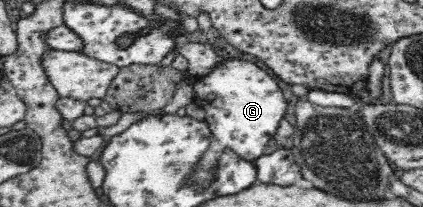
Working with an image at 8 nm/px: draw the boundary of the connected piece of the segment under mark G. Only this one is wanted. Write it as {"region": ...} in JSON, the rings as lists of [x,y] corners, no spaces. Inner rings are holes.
{"region":[[[231,56],[230,58],[221,58],[221,60],[213,65],[207,74],[204,74],[201,78],[193,80],[193,92],[194,102],[197,106],[200,106],[205,110],[204,121],[207,123],[208,129],[211,133],[210,147],[207,152],[203,154],[197,170],[193,176],[187,178],[187,183],[193,182],[193,180],[207,180],[211,182],[214,174],[214,168],[216,167],[217,159],[222,152],[225,152],[227,148],[232,150],[239,158],[253,163],[265,152],[265,145],[267,140],[275,134],[277,124],[281,118],[287,117],[285,108],[285,97],[283,97],[283,91],[277,85],[277,80],[269,75],[263,68],[257,64],[239,59]]]}

